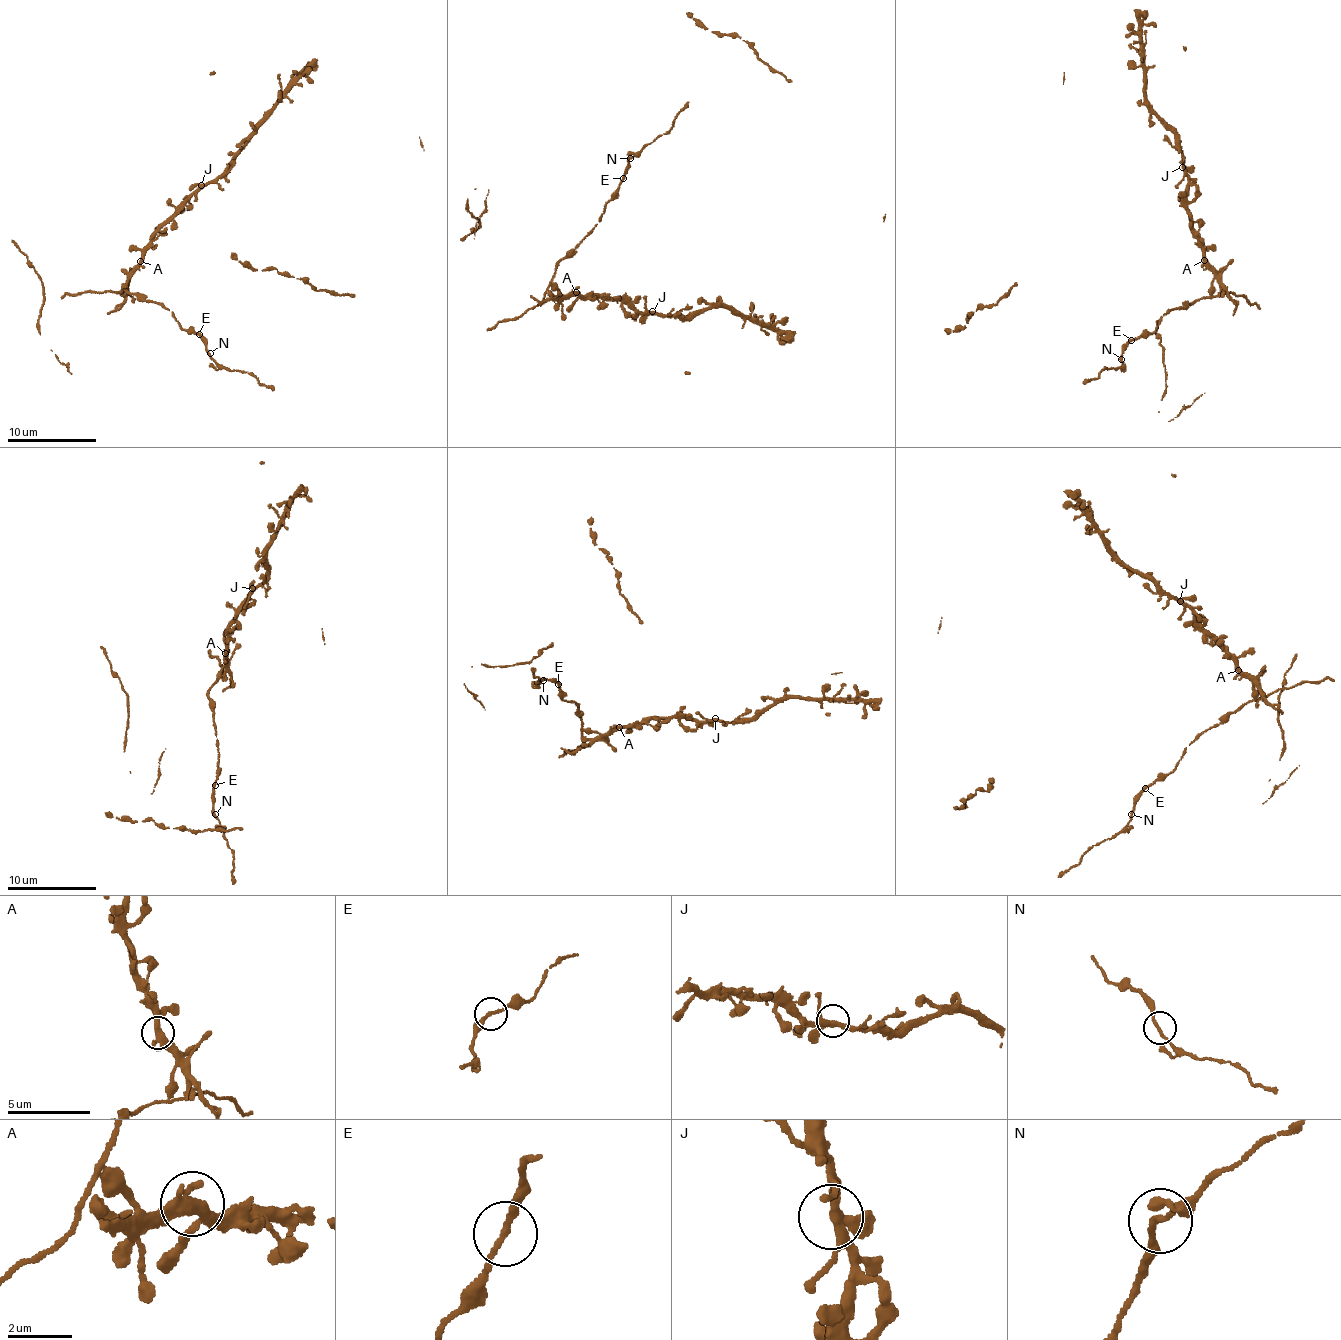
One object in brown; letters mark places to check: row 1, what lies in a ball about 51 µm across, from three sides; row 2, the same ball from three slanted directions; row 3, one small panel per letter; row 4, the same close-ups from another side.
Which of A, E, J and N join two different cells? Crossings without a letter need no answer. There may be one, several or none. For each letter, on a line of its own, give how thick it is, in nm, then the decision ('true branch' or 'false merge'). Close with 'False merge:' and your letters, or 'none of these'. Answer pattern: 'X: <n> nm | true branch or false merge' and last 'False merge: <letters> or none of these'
A: 280 nm | true branch
E: 190 nm | true branch
J: 260 nm | true branch
N: 170 nm | true branch
False merge: none of these

